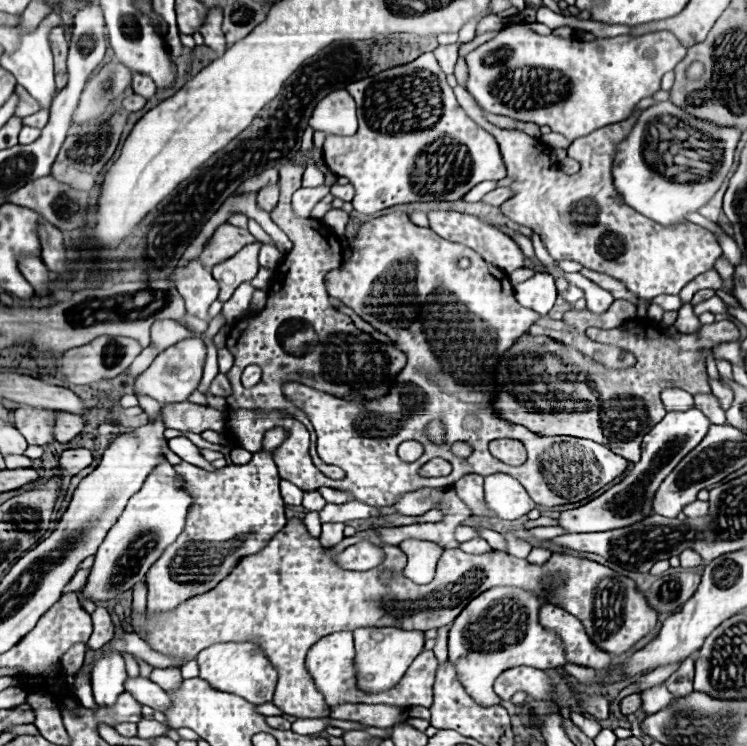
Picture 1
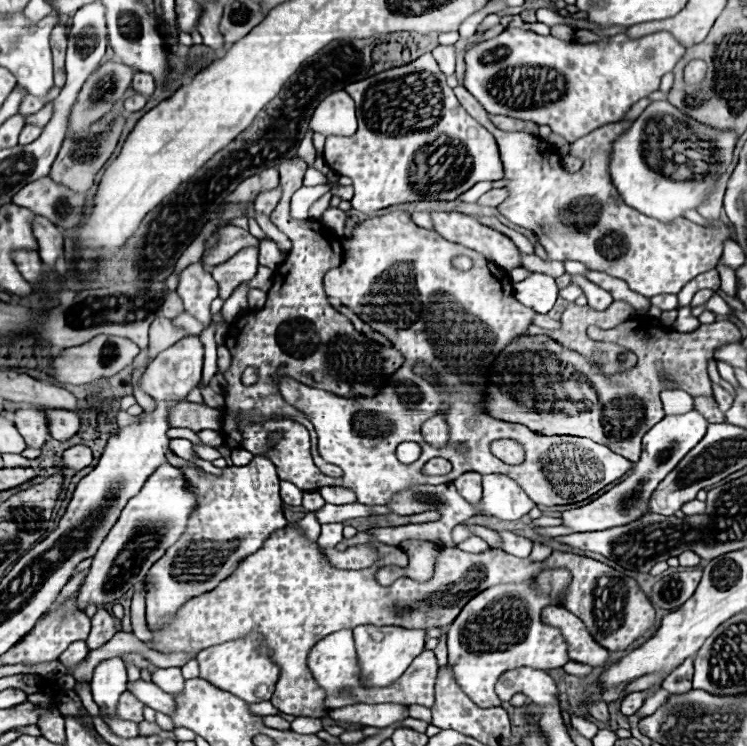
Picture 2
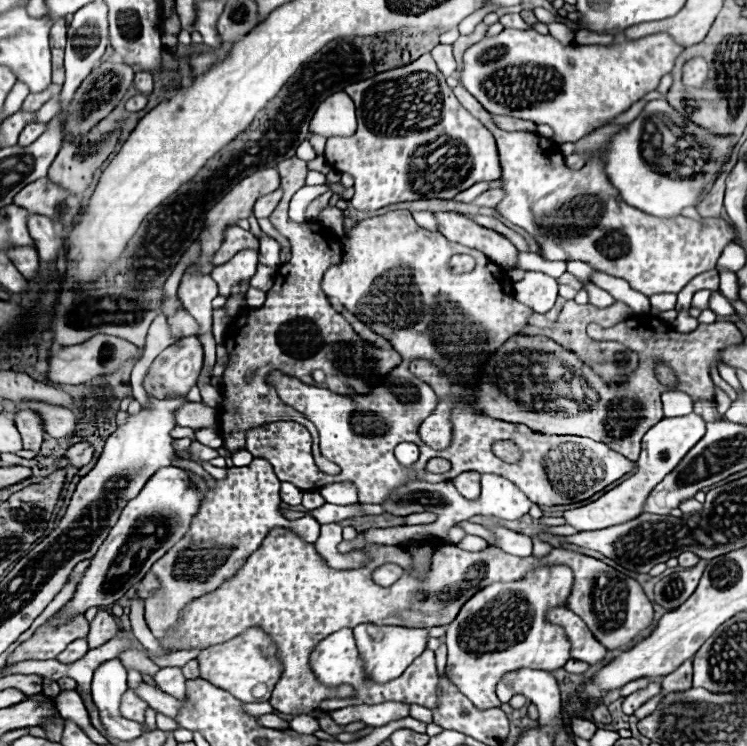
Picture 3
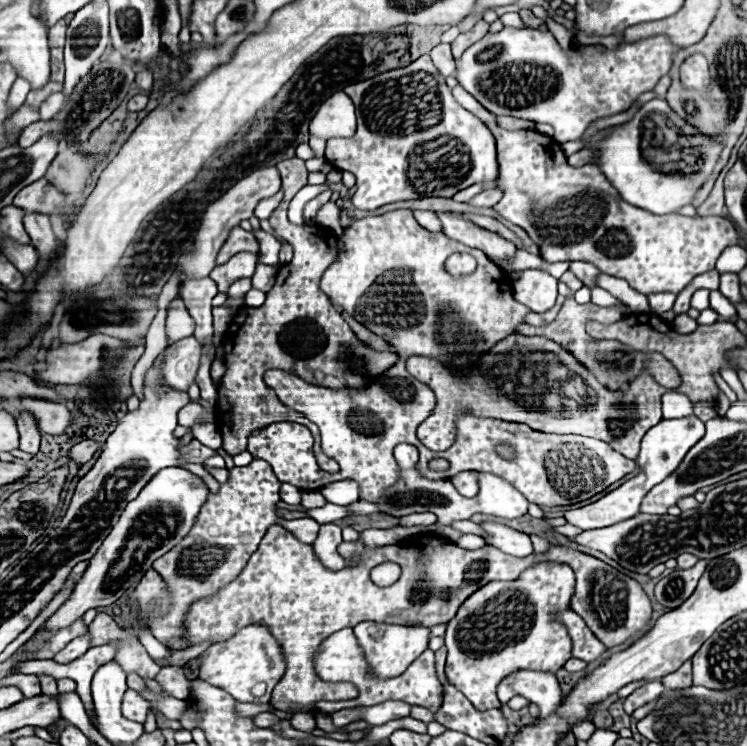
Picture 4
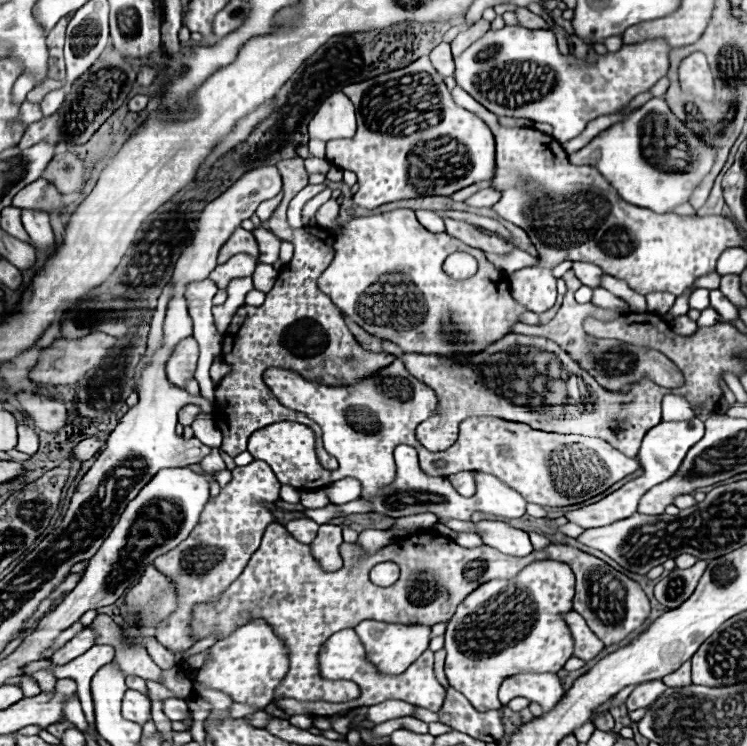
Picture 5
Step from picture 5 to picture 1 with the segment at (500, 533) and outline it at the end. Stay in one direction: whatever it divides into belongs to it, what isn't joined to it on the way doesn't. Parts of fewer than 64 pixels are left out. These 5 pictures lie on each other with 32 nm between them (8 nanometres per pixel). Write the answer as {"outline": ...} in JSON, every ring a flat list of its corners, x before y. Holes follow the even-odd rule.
{"outline":[[506,534,506,542,508,542,508,554,516,556,516,558,526,558,530,554,530,550,532,550,532,546,526,540,514,538,510,534]]}

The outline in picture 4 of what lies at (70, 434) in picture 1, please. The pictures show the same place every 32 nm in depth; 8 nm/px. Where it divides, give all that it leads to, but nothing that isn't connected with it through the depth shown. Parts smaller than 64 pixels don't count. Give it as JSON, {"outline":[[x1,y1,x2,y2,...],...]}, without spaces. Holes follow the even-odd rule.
{"outline":[[22,398,22,408,32,412,38,420,42,432,52,436,62,436,72,426,72,414,64,404,36,400,36,398]]}

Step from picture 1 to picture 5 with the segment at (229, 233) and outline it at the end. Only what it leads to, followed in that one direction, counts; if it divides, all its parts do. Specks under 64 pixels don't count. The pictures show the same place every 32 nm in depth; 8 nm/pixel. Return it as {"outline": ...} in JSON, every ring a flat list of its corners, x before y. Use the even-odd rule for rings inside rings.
{"outline":[[236,228,234,234,230,236,230,240,220,248,220,254,218,254,218,264,224,264,226,260,230,260,230,256,234,254,252,254,254,258,258,258,258,244,252,236,252,232,244,230,244,228]]}

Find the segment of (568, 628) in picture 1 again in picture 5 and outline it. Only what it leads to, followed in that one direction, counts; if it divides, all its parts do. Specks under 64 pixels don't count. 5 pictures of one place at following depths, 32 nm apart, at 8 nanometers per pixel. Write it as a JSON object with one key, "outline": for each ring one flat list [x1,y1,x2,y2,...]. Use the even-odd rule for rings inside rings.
{"outline":[[566,612,564,622,570,628,570,634,574,638,574,656,576,658,592,660,604,650,602,640,586,626,586,622,584,622,584,618,580,614]]}

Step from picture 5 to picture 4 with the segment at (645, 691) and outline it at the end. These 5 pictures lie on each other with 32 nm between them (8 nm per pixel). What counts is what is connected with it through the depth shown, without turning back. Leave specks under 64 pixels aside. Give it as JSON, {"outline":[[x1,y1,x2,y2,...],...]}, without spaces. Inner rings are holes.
{"outline":[[652,680,652,682,644,684,642,688,634,690,634,692,624,700,624,712,626,712,626,714,632,714,636,708,652,702,652,700,658,698,662,692,664,692,664,688,662,688,662,684,660,684,658,680]]}

